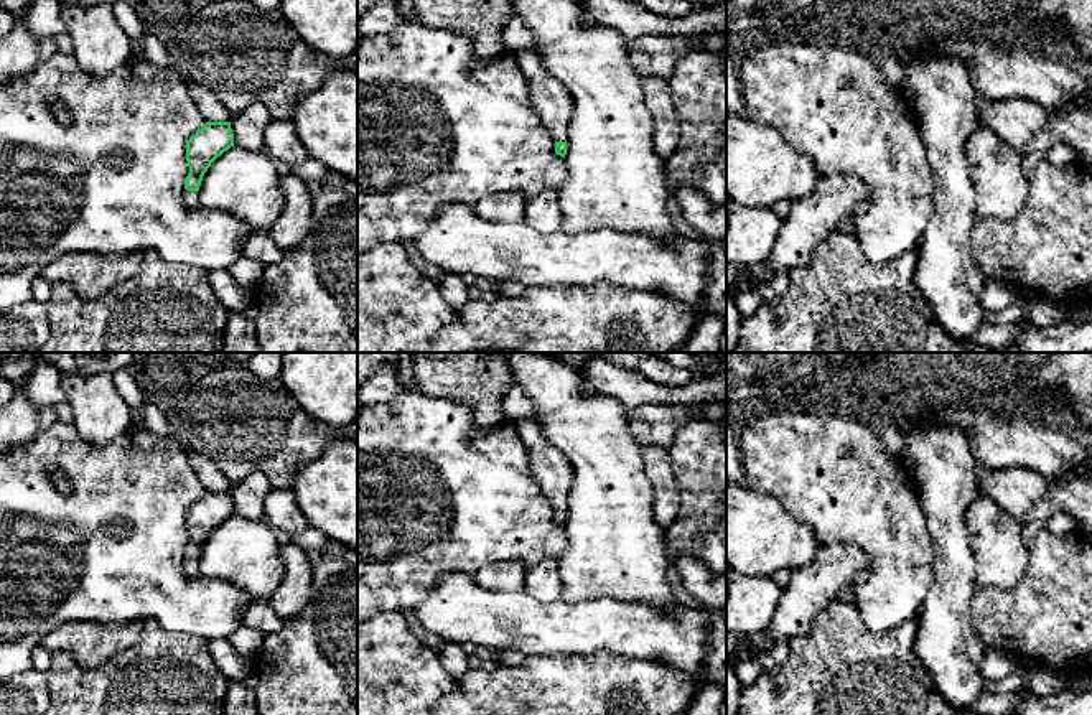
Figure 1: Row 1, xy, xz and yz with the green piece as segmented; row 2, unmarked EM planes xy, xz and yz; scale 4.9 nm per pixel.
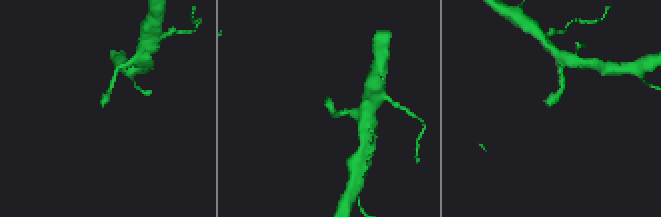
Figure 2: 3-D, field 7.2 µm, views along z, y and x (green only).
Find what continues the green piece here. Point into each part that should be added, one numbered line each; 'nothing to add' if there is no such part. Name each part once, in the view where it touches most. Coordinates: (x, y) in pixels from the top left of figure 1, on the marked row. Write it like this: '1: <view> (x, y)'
1: xy (190, 198)

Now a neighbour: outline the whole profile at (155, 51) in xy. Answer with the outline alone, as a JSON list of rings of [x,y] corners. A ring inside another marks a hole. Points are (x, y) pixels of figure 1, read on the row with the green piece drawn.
[[[145,31],[142,36],[142,46],[143,46],[143,59],[160,68],[175,68],[166,43],[163,43],[158,36]]]

